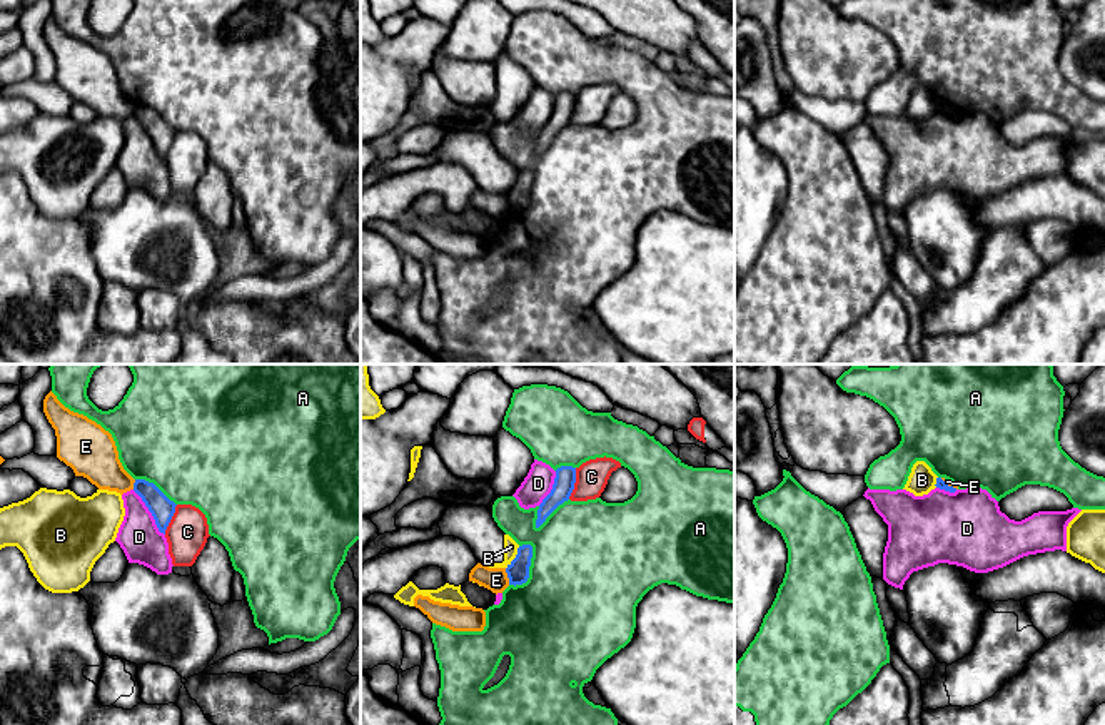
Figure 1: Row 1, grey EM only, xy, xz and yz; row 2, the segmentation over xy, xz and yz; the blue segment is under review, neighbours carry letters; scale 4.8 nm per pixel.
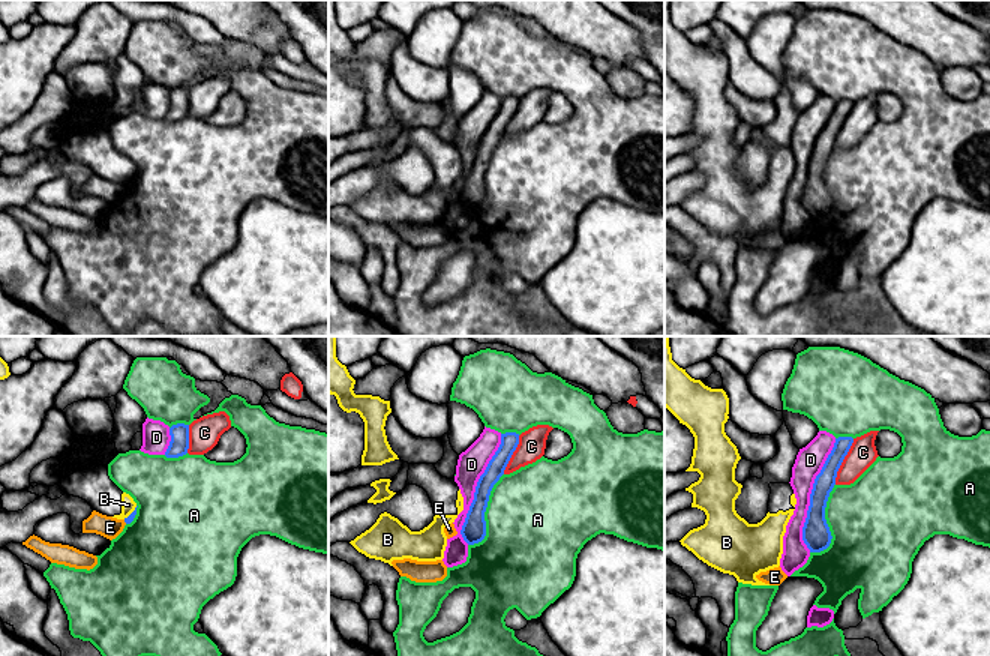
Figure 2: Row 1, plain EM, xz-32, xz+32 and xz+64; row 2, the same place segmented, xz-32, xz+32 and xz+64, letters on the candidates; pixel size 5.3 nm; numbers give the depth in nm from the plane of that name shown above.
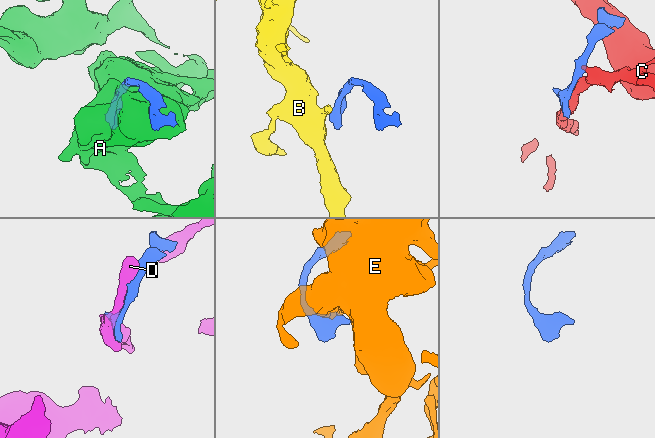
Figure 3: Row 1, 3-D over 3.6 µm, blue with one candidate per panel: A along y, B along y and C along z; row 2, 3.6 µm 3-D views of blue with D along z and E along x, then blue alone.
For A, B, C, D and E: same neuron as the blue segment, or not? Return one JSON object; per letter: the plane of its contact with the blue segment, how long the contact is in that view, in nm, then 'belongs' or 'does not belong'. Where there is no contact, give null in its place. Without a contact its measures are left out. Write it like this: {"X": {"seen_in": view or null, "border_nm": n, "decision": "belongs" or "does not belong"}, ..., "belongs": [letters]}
{"A": {"seen_in": "xz", "border_nm": 220, "decision": "does not belong"}, "B": {"seen_in": "xz", "border_nm": 130, "decision": "does not belong"}, "C": {"seen_in": "xz", "border_nm": 160, "decision": "does not belong"}, "D": {"seen_in": "xy", "border_nm": 280, "decision": "does not belong"}, "E": {"seen_in": "xz", "border_nm": 80, "decision": "does not belong"}, "belongs": []}

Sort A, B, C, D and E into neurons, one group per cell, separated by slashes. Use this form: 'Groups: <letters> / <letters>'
Groups: A / B / C / D / E

